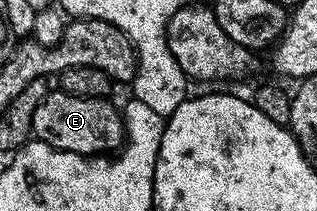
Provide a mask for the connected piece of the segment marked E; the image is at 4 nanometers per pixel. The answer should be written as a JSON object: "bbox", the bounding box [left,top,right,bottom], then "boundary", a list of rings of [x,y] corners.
{"bbox":[33,91,125,157],"boundary":[[[60,91],[46,92],[43,103],[39,103],[39,107],[35,107],[33,137],[59,151],[81,153],[84,157],[105,155],[110,151],[120,150],[125,140],[125,123],[122,110],[118,106],[116,109],[111,102],[112,100],[109,99],[79,99],[75,95],[67,95]]]}

